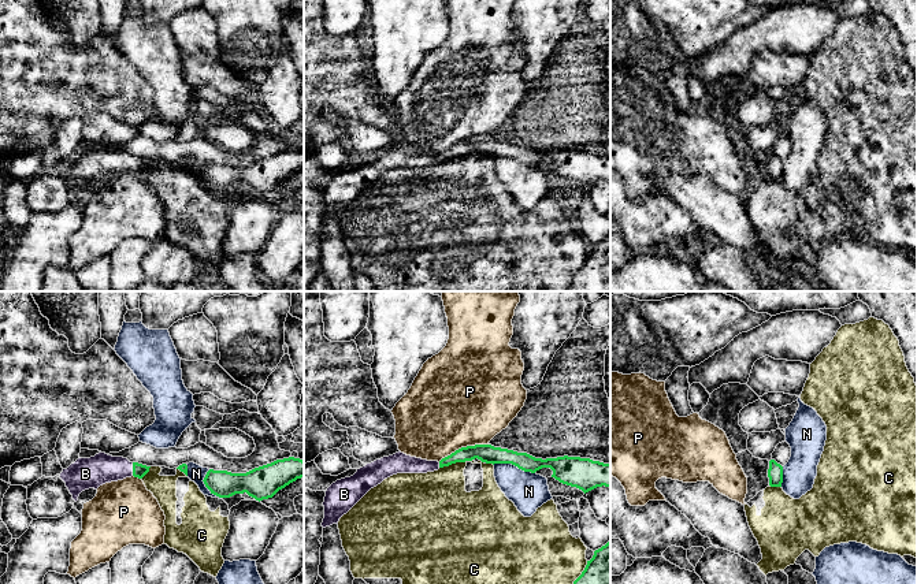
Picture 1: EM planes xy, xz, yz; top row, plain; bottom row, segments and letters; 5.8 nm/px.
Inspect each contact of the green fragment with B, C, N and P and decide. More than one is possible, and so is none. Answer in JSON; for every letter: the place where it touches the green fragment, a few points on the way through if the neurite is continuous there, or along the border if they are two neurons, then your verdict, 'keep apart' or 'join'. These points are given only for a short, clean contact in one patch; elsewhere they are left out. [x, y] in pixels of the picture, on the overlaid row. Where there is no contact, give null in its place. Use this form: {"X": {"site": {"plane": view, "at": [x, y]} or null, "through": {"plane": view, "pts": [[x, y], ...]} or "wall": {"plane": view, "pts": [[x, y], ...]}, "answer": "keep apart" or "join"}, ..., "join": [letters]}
{"B": {"site": {"plane": "xy", "at": [133, 469]}, "through": {"plane": "xy", "pts": [[138, 469], [133, 469], [96, 471]]}, "answer": "join"}, "C": {"site": {"plane": "xz", "at": [452, 462]}, "answer": "keep apart"}, "N": {"site": {"plane": "xz", "at": [513, 464]}, "wall": {"plane": "xz", "pts": [[493, 464], [513, 464], [534, 473]]}, "answer": "keep apart"}, "P": {"site": {"plane": "xz", "at": [463, 447]}, "wall": {"plane": "xz", "pts": [[487, 443], [461, 446], [438, 461]]}, "answer": "keep apart"}, "join": ["B"]}

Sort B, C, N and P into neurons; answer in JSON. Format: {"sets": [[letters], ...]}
{"sets": [["B"], ["C"], ["N"], ["P"]]}

